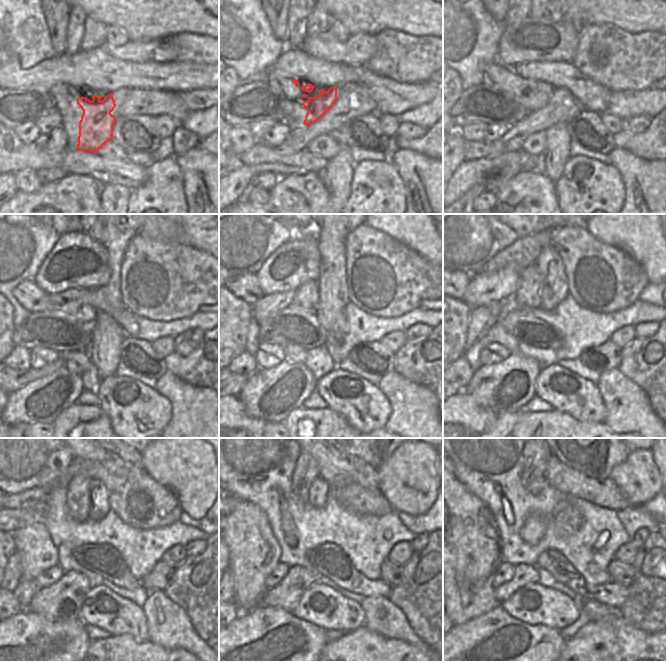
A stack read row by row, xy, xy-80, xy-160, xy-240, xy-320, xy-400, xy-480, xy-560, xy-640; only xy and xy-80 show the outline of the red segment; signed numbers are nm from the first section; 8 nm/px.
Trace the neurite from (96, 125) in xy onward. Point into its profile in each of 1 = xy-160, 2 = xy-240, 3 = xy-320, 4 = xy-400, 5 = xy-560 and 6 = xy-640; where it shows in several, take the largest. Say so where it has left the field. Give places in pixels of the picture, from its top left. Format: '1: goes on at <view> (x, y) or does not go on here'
1: goes on at xy-160 (536, 94)
2: goes on at xy-240 (84, 313)
3: goes on at xy-320 (306, 297)
4: goes on at xy-400 (526, 296)
5: goes on at xy-560 (305, 472)
6: goes on at xy-640 (535, 458)

